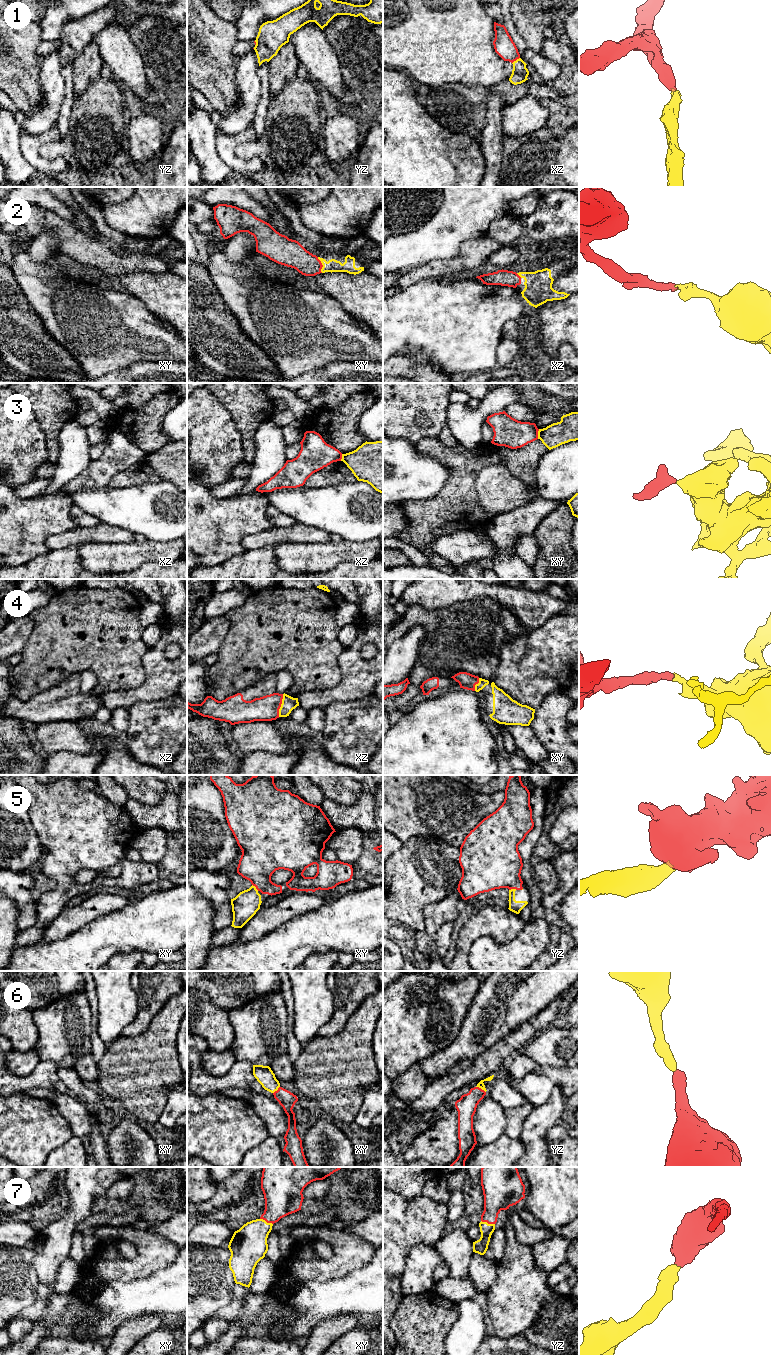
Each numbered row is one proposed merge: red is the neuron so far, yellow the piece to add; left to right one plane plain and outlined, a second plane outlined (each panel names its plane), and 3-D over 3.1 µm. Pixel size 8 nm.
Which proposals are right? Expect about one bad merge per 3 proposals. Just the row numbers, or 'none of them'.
1, 2, 4, 5, 6, 7

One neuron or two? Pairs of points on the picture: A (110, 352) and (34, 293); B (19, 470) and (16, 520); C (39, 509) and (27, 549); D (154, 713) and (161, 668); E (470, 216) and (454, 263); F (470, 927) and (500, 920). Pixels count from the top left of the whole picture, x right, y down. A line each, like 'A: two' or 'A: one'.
A: one
B: two
C: one
D: two
E: two
F: one

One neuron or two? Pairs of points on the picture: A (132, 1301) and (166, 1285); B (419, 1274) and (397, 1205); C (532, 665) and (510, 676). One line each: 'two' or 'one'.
A: one
B: two
C: two

